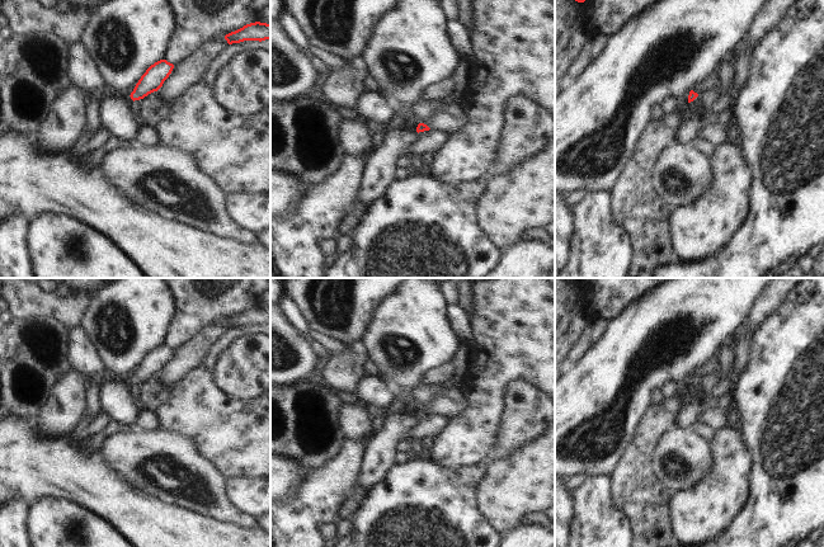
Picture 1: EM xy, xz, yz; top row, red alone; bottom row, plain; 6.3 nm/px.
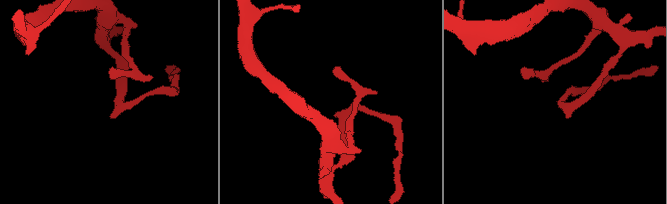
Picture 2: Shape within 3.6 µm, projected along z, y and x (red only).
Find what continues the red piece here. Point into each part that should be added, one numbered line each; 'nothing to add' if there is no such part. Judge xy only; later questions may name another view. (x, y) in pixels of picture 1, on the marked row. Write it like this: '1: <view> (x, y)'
1: xy (117, 113)

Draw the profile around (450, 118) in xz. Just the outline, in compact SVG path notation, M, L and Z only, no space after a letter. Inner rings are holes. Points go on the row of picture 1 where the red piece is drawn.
M442 104L435 113L423 123L432 129L453 135L460 132L466 126L466 122L467 117L462 107Z

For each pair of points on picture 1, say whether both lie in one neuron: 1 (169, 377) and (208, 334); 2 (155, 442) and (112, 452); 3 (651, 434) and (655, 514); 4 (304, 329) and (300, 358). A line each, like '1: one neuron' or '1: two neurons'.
1: one neuron
2: one neuron
3: one neuron
4: two neurons

